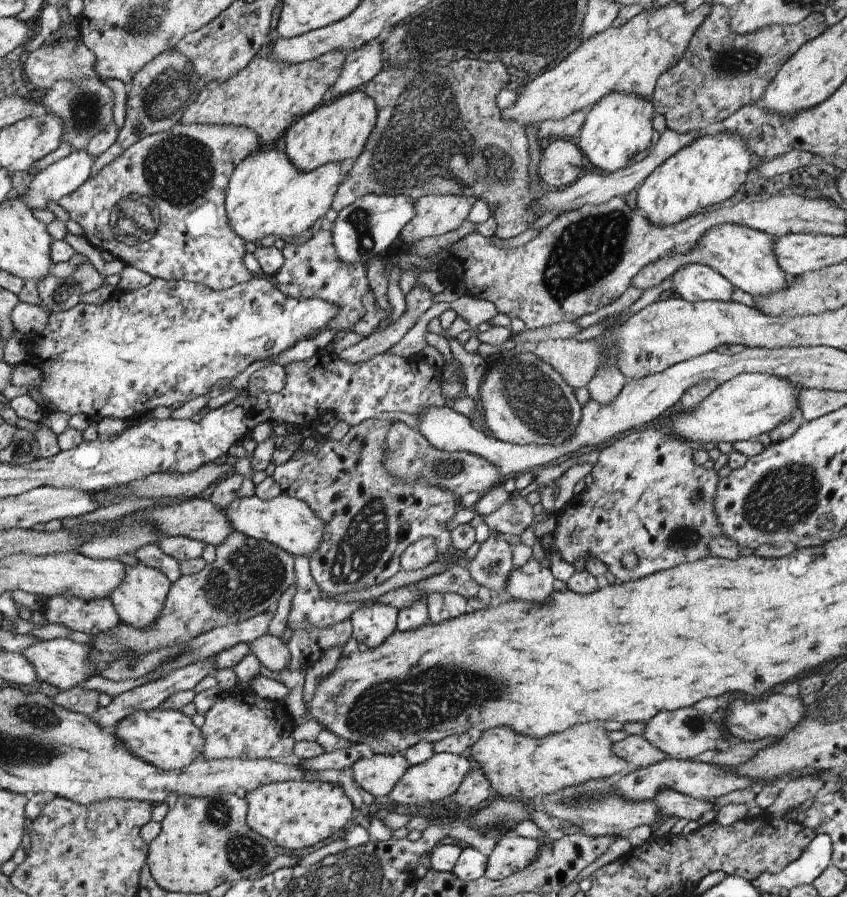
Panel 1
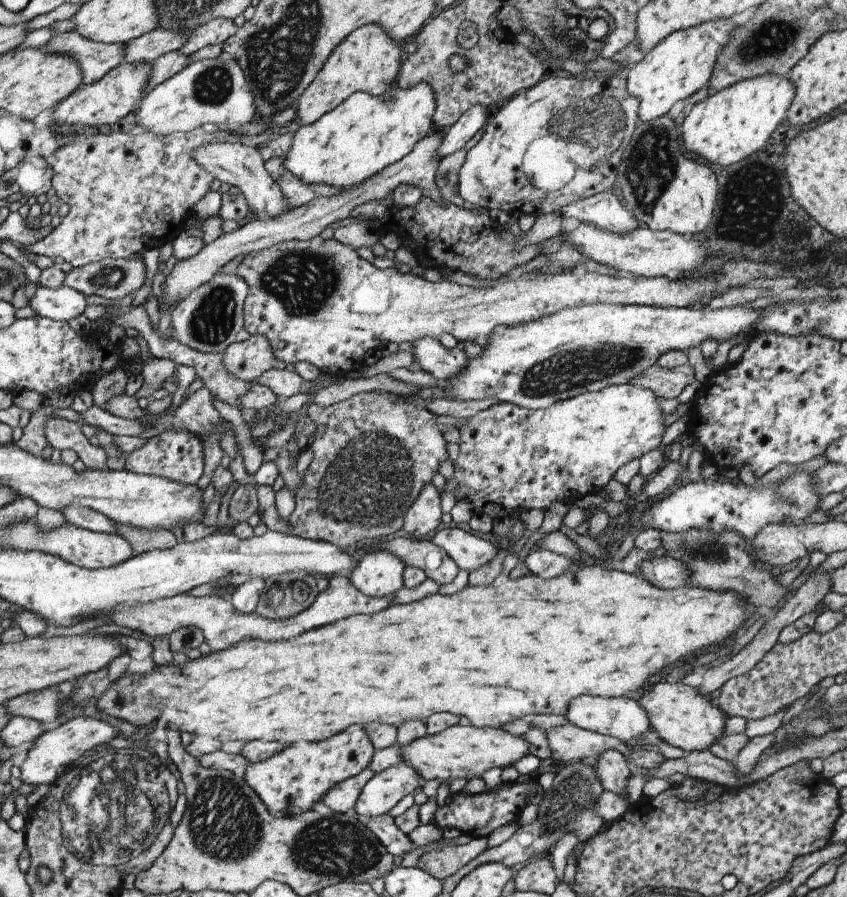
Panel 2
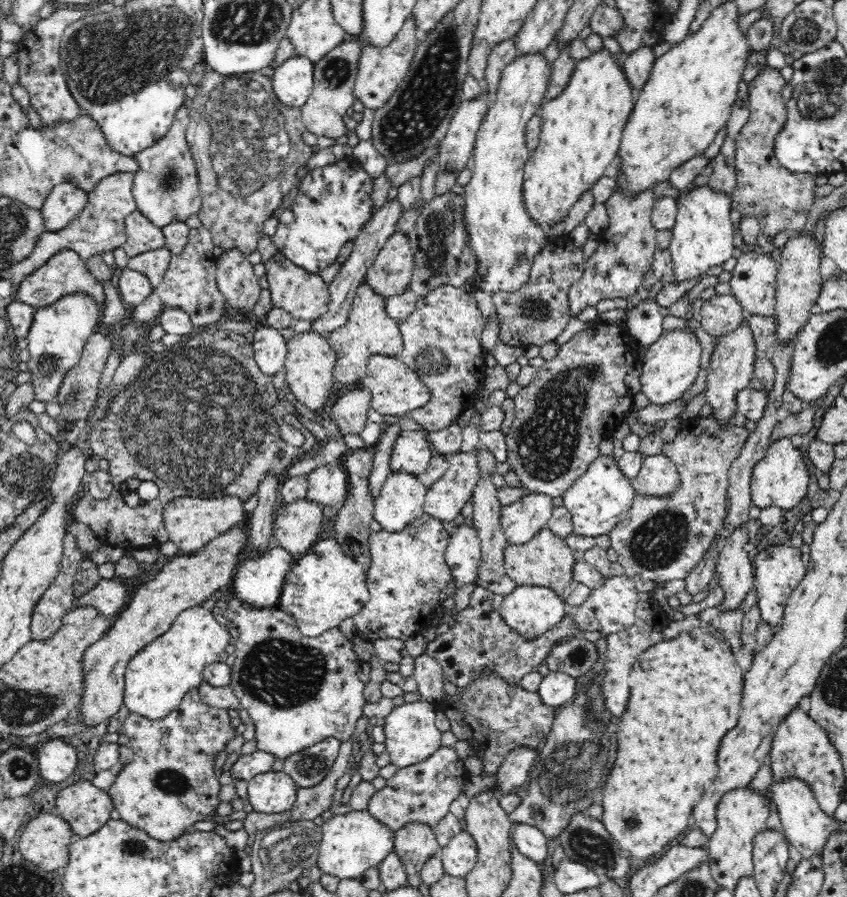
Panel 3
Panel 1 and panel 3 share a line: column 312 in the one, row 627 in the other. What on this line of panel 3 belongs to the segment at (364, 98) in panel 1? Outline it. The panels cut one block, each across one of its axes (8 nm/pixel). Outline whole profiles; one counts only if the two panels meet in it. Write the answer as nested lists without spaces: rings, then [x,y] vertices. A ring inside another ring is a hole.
[[[241,522],[239,525],[228,529],[226,532],[222,532],[220,536],[216,536],[215,539],[212,539],[208,544],[206,544],[206,546],[203,546],[197,552],[172,557],[168,562],[166,562],[166,564],[164,564],[162,569],[159,570],[152,580],[147,581],[143,586],[140,585],[140,587],[134,592],[134,596],[132,596],[132,600],[130,600],[128,607],[125,610],[121,610],[119,614],[113,618],[112,626],[108,629],[108,632],[100,640],[97,640],[94,644],[91,644],[86,648],[83,654],[84,689],[86,690],[84,690],[84,696],[80,699],[80,708],[78,708],[78,713],[76,713],[76,715],[80,713],[81,720],[86,726],[92,728],[92,726],[96,726],[96,724],[102,724],[110,717],[115,716],[116,712],[120,711],[124,702],[125,670],[129,660],[133,656],[136,656],[137,652],[140,652],[140,650],[142,650],[147,644],[150,644],[150,642],[156,640],[156,638],[161,634],[164,634],[172,626],[172,623],[177,619],[177,616],[181,612],[184,612],[193,606],[200,605],[204,600],[210,598],[216,590],[228,592],[233,576],[235,575],[237,564],[240,560],[243,560],[243,554],[246,554],[245,550],[249,547],[248,535],[242,531],[243,526],[244,525]]]

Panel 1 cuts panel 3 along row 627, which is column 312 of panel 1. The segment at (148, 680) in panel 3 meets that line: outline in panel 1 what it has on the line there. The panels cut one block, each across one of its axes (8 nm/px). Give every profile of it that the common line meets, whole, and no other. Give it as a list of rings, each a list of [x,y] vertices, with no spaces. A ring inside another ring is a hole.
[[[275,146],[262,148],[257,153],[248,156],[241,163],[238,163],[230,175],[228,190],[226,190],[226,216],[228,216],[232,230],[241,235],[246,244],[252,248],[253,243],[266,238],[266,236],[284,239],[288,236],[298,236],[304,230],[312,228],[316,222],[330,212],[334,196],[338,192],[338,185],[342,184],[348,176],[348,172],[342,174],[341,163],[328,162],[328,164],[318,166],[312,172],[300,172],[290,162],[288,154],[284,150],[279,151]]]

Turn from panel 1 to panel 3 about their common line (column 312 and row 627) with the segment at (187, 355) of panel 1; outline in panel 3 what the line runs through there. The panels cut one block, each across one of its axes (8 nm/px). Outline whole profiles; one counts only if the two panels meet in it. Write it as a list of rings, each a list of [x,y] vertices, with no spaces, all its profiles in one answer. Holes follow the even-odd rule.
[[[334,537],[319,538],[287,572],[278,608],[294,617],[304,636],[315,637],[338,627],[344,618],[360,612],[369,600],[368,592],[364,564],[348,556]]]

